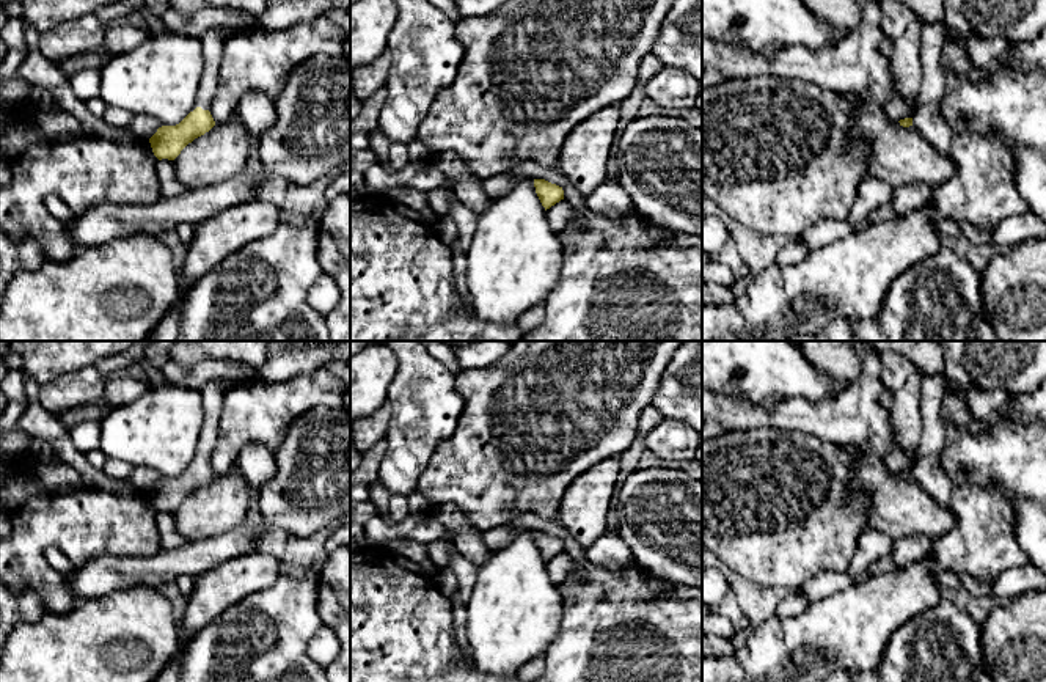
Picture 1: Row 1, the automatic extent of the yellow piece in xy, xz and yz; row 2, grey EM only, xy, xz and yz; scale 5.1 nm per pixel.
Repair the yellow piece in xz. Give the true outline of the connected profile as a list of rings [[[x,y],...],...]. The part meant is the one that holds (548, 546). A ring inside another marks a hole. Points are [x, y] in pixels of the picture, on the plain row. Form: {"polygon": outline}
{"polygon": [[[534,531],[534,539],[545,563],[564,552],[562,539],[551,536],[545,531]]]}

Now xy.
{"polygon": [[[212,382],[201,390],[204,421],[195,457],[179,476],[162,478],[149,490],[152,504],[159,512],[174,512],[188,495],[215,478],[209,462],[218,442],[223,398],[232,385],[236,385],[236,382]]]}

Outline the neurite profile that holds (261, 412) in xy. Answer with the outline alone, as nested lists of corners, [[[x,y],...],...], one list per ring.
[[[325,368],[276,383],[239,382],[223,398],[218,442],[210,457],[215,475],[226,473],[250,442],[264,443],[273,454],[286,429],[314,407],[342,407],[344,382]]]

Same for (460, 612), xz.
[[[459,592],[451,596],[454,611],[454,638],[463,657],[470,657],[470,644],[466,633],[468,607],[463,605]]]

